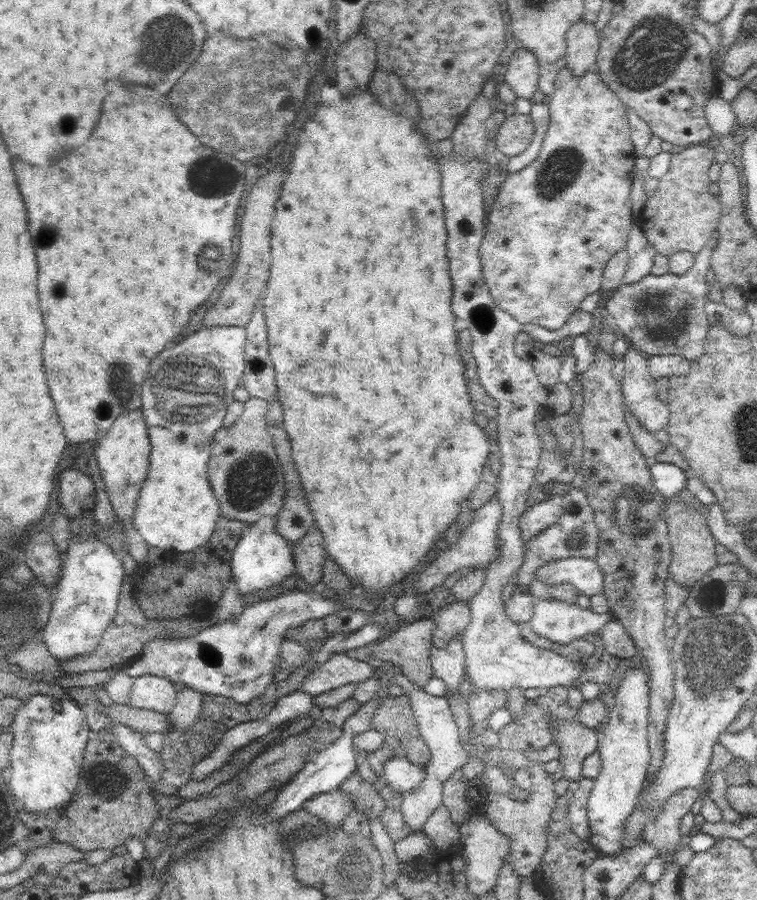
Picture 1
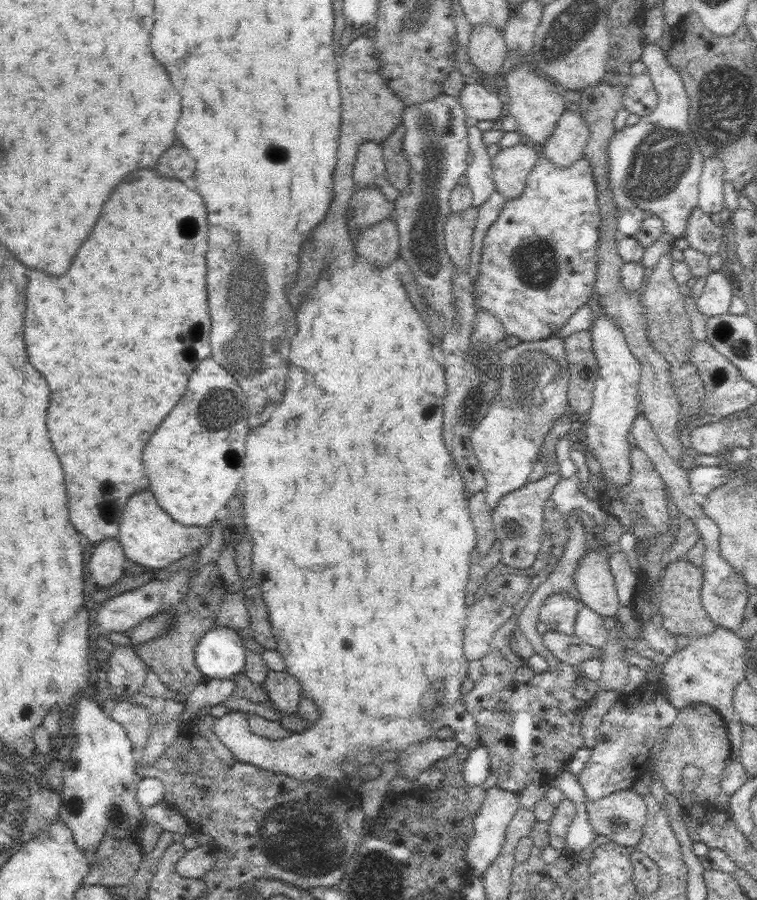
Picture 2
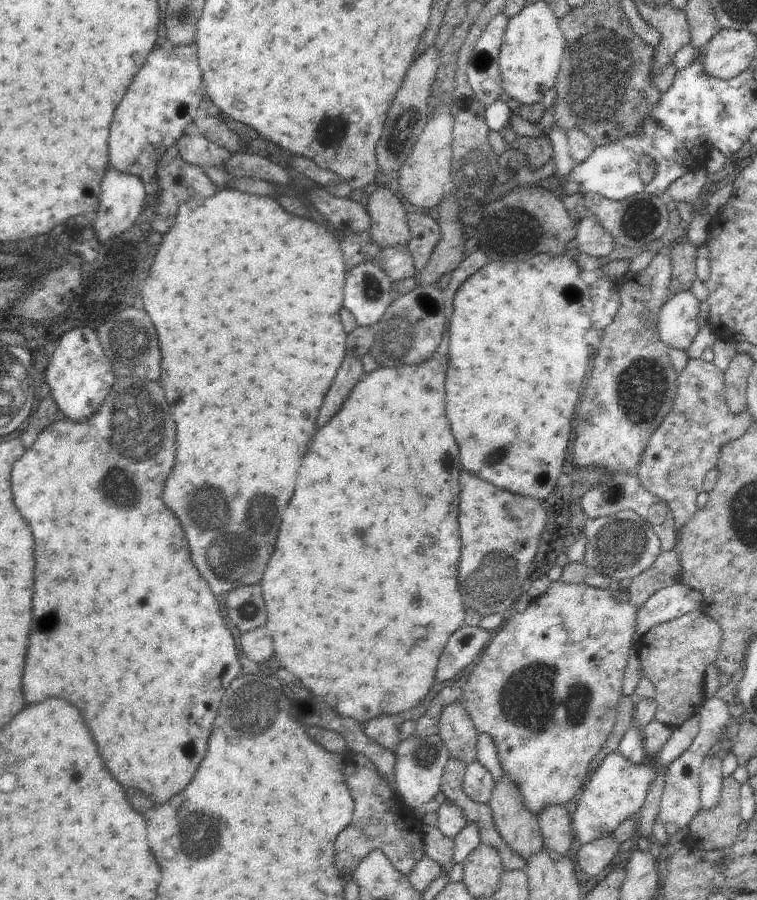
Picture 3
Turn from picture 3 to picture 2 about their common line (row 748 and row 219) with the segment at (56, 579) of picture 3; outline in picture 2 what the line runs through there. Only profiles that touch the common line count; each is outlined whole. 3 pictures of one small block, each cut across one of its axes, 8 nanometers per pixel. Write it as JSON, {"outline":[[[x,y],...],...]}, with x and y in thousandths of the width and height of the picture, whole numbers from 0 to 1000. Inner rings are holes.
{"outline":[[[181,189],[170,193],[176,200],[162,200],[155,209],[144,216],[136,224],[133,238],[115,262],[115,267],[104,273],[102,282],[91,300],[81,309],[59,307],[49,300],[33,302],[36,307],[36,324],[33,324],[33,389],[38,396],[41,407],[62,422],[65,429],[65,451],[62,451],[62,480],[70,493],[70,500],[81,513],[86,527],[86,542],[89,542],[89,562],[91,562],[91,580],[96,587],[110,593],[112,602],[128,607],[139,598],[157,598],[157,582],[160,569],[168,556],[176,551],[178,544],[194,540],[194,529],[186,518],[186,500],[194,493],[197,484],[205,480],[207,471],[223,460],[229,449],[244,433],[247,420],[260,409],[258,402],[271,400],[279,396],[276,391],[276,351],[271,338],[271,276],[273,276],[273,256],[271,256],[271,227],[258,209],[239,204],[236,200],[213,198],[205,189]]]}

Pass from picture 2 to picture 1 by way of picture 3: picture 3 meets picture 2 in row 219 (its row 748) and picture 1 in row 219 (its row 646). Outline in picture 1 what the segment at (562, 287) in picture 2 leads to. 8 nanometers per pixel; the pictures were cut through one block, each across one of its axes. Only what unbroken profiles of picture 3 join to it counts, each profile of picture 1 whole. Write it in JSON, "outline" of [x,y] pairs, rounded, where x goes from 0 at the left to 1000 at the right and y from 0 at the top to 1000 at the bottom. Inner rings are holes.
{"outline":[[[749,73],[741,76],[733,84],[731,107],[725,109],[723,118],[725,118],[725,142],[720,147],[720,156],[715,160],[715,167],[712,167],[709,176],[704,178],[704,182],[696,182],[691,189],[672,193],[670,200],[664,200],[664,204],[659,207],[654,224],[651,224],[649,233],[643,236],[643,251],[641,251],[630,282],[633,282],[633,291],[635,291],[638,316],[646,324],[649,336],[657,342],[662,342],[672,351],[678,351],[688,362],[712,360],[715,364],[723,364],[723,367],[738,367],[741,362],[746,362],[752,358],[754,349],[765,344],[765,338],[775,327],[794,322],[794,307],[797,307],[797,300],[799,300],[804,287],[812,280],[828,276],[828,262],[831,262],[831,253],[836,249],[831,218],[834,218],[834,200],[836,200],[836,187],[839,187],[841,173],[839,173],[836,160],[831,156],[831,133],[826,129],[826,118],[815,109],[815,104],[794,91],[786,73],[778,80],[773,80],[768,87],[760,87]]]}

